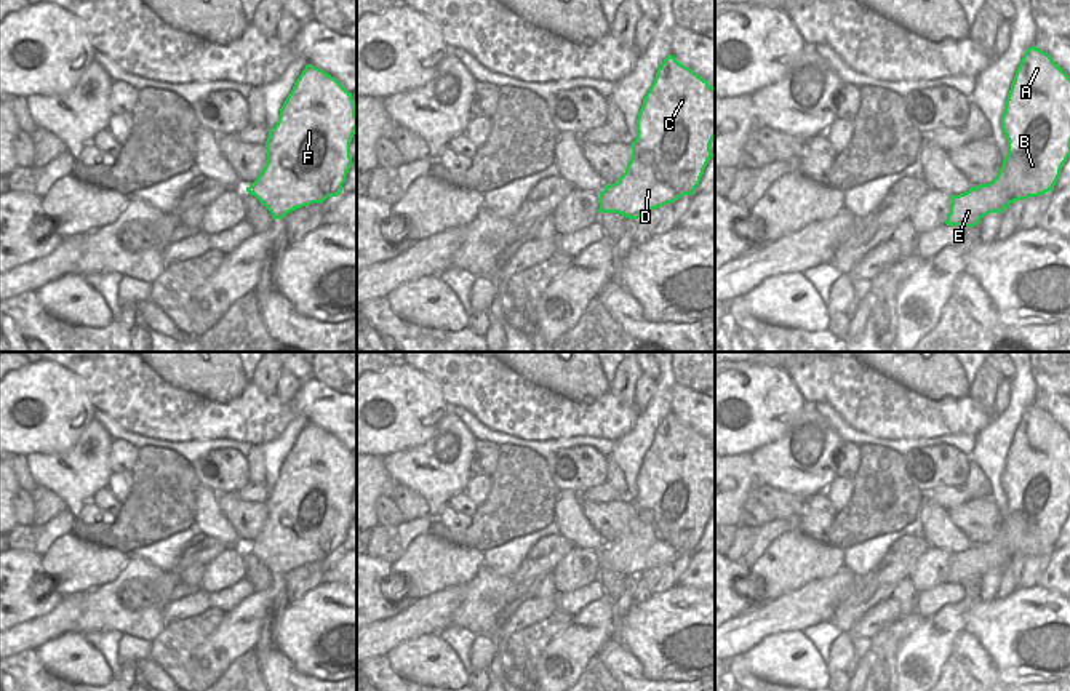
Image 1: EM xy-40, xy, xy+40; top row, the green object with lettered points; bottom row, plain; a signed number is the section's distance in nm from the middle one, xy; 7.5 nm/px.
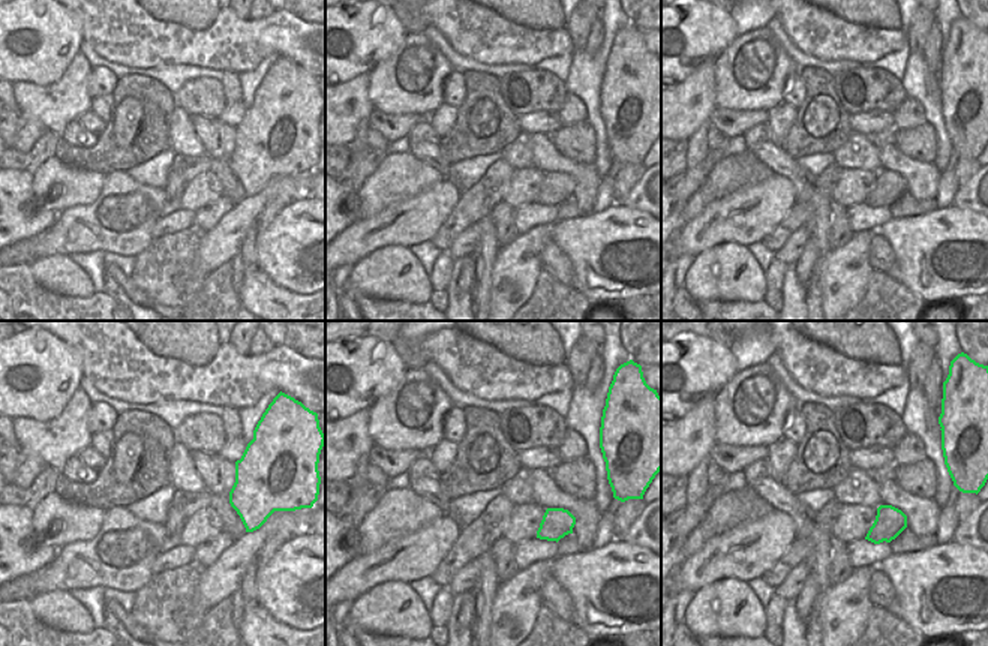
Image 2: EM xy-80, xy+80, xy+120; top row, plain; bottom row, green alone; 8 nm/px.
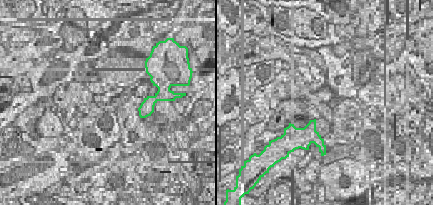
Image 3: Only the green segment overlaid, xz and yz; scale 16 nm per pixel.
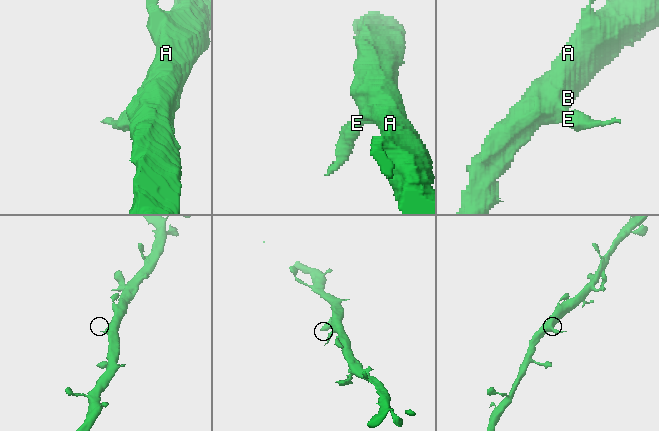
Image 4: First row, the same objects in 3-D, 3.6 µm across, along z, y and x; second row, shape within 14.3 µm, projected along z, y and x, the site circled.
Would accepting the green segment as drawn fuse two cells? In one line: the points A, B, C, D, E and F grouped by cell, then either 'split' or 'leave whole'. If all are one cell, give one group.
A B C D E F | leave whole

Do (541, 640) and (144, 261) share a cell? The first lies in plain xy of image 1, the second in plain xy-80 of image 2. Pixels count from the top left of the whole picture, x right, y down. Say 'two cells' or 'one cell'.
two cells

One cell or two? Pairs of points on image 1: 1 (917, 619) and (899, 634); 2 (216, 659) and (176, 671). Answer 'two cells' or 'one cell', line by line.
1: one cell
2: two cells

